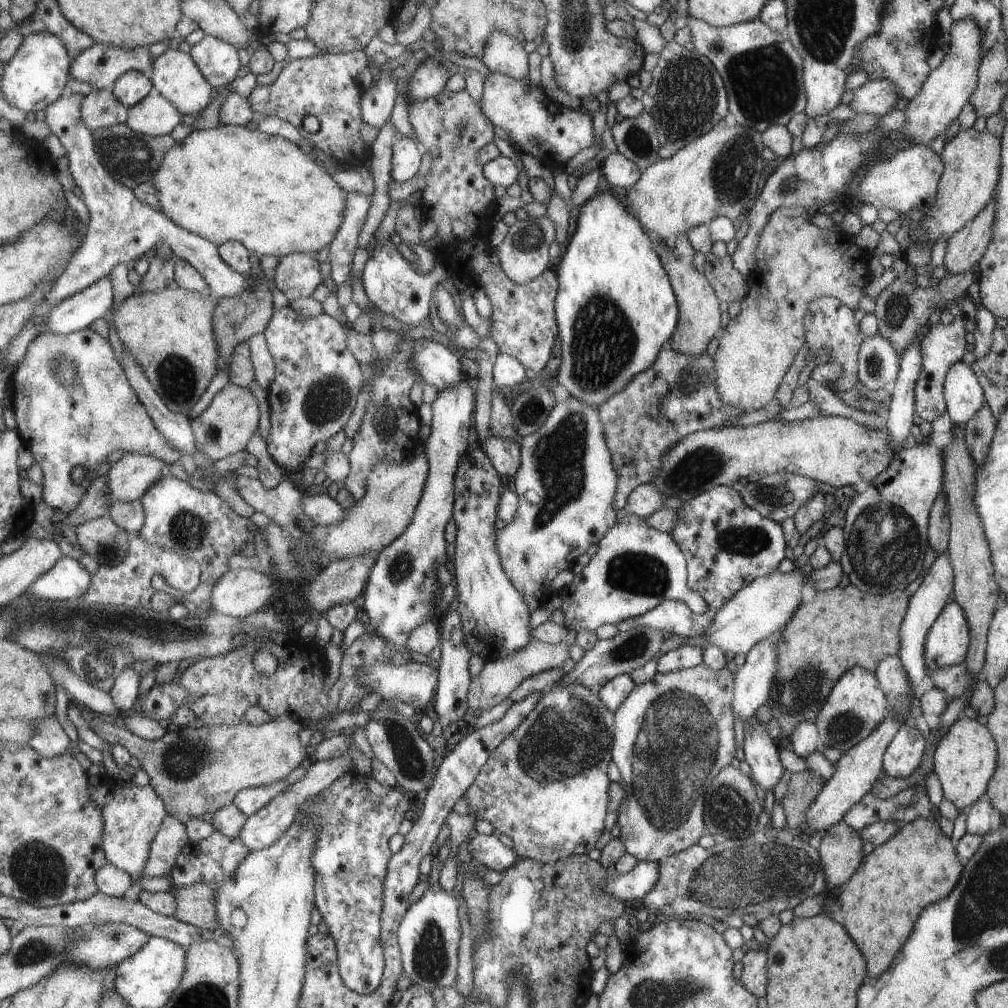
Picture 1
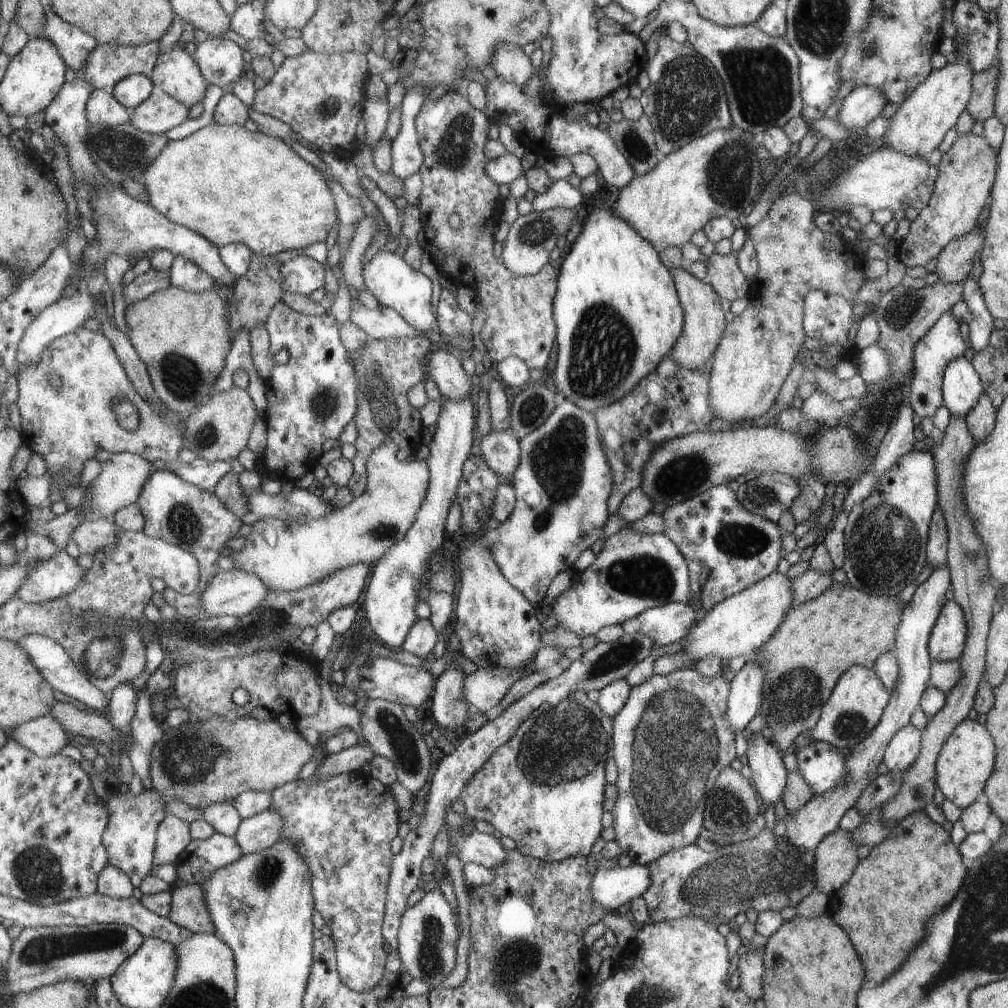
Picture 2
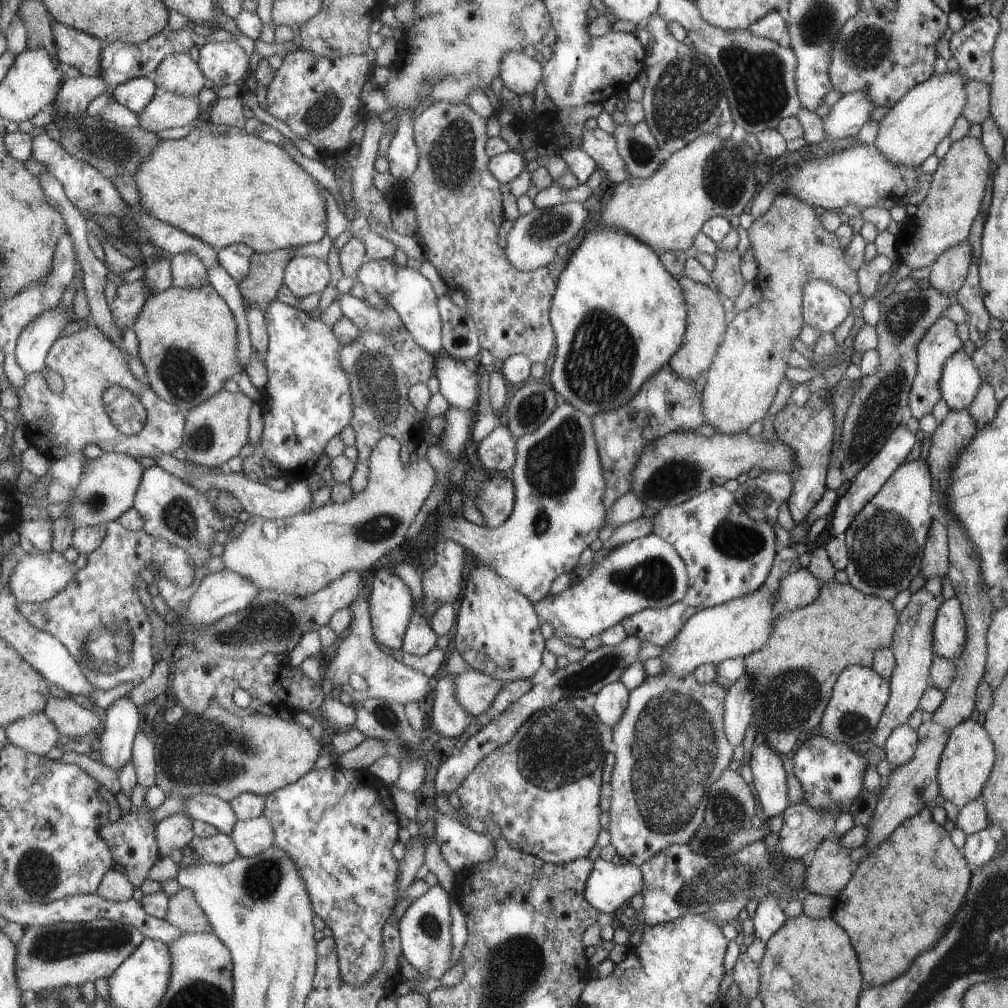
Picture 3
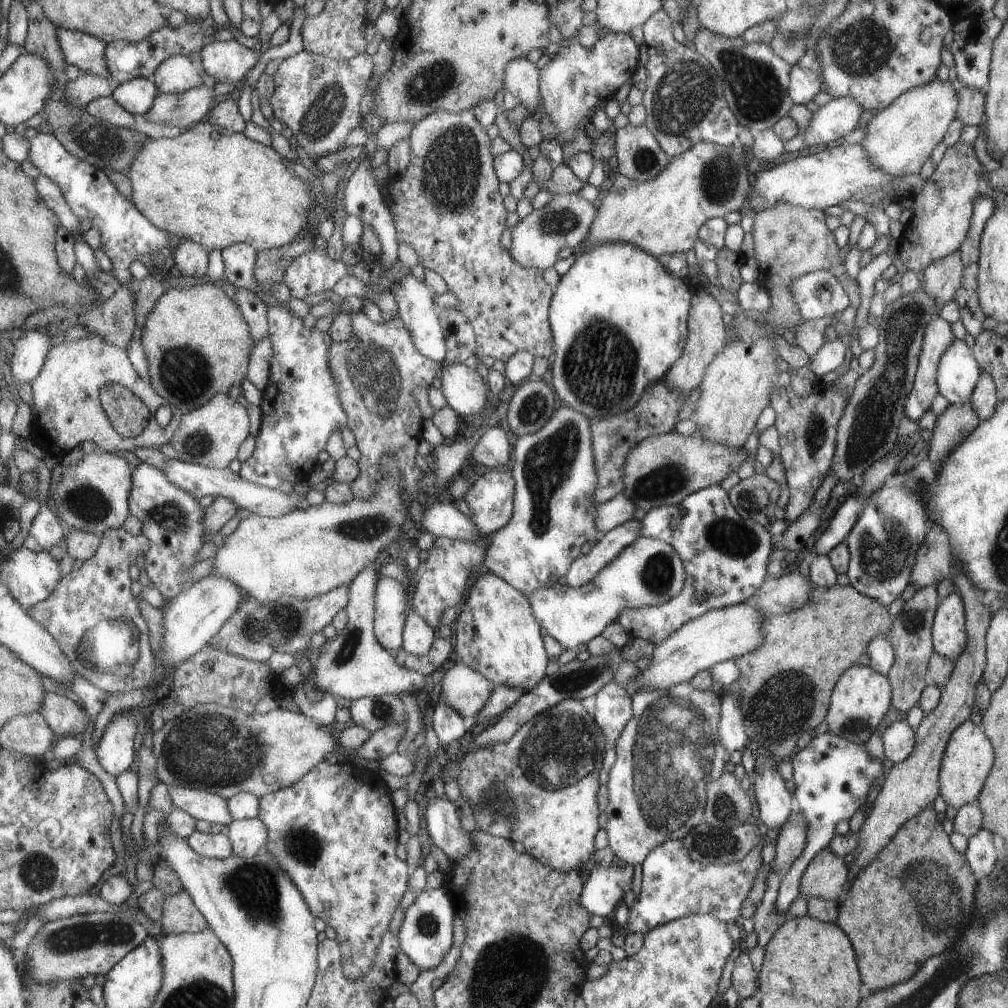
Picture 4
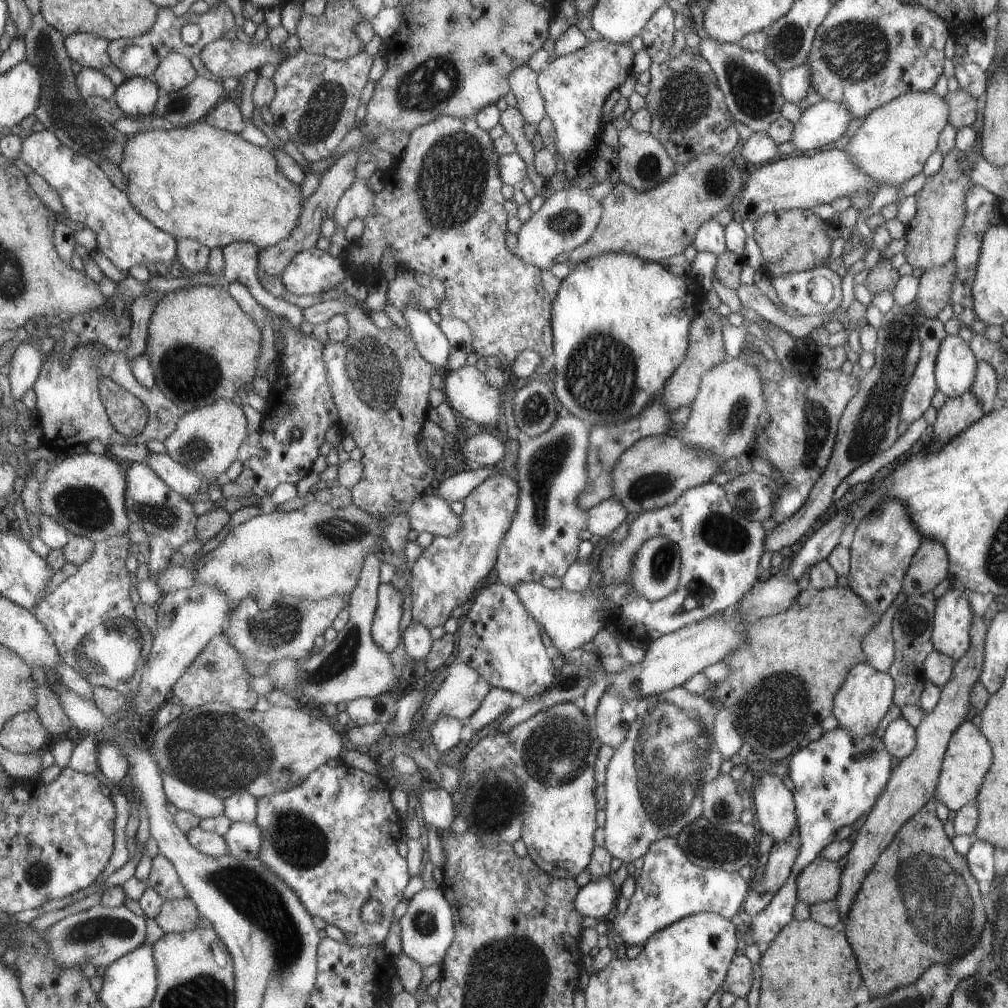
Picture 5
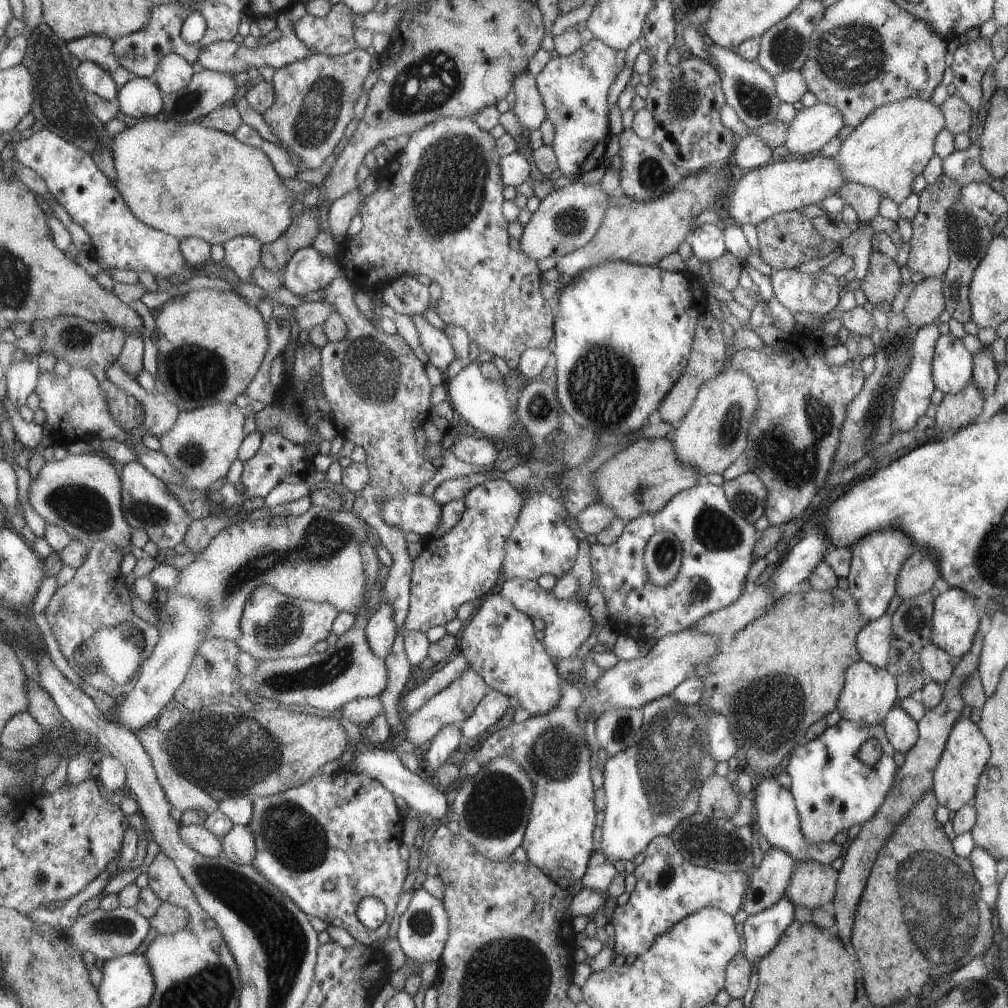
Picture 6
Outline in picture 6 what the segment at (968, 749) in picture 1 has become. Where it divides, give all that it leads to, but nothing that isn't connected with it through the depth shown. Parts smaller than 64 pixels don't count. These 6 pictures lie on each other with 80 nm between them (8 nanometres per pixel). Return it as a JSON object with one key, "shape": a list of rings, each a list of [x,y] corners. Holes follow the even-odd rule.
{"shape":[[[960,717],[952,726],[947,744],[932,772],[932,791],[936,794],[937,802],[951,812],[955,812],[960,806],[969,803],[969,800],[975,796],[980,774],[984,772],[988,758],[991,756],[988,739],[979,732],[979,729],[971,720],[963,720]]]}

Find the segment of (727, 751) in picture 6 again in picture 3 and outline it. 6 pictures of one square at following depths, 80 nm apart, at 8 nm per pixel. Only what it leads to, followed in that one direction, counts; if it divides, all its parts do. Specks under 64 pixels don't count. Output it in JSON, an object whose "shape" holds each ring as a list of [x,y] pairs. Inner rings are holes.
{"shape":[[[743,673],[729,685],[724,701],[723,731],[729,744],[737,746],[752,719],[754,692],[752,680],[747,673]]]}

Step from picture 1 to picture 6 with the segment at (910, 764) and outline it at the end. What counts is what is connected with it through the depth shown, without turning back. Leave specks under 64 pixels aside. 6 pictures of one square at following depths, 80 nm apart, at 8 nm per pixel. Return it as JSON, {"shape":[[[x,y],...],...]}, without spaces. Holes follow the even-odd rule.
{"shape":[[[899,706],[889,709],[882,723],[886,739],[897,752],[905,754],[916,744],[916,738],[919,736],[916,722],[911,720]]]}

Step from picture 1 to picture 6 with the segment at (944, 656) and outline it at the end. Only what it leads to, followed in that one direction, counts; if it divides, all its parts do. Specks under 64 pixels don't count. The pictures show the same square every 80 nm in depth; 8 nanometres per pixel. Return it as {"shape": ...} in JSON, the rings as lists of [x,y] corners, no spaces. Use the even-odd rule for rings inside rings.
{"shape":[[[949,587],[932,604],[931,642],[958,660],[971,648],[977,622],[973,598],[960,588]]]}

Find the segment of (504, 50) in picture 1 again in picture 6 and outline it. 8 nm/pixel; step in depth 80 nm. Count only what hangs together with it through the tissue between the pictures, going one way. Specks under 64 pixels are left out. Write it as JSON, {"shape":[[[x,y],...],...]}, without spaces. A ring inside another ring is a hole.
{"shape":[[[532,71],[521,73],[512,82],[515,97],[511,112],[517,117],[523,130],[538,128],[545,114],[543,99],[536,87],[536,77]]]}

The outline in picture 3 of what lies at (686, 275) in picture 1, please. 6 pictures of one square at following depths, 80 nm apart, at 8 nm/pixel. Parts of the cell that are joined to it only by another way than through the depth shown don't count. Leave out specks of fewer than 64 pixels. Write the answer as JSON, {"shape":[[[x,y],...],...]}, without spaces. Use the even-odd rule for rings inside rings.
{"shape":[[[682,274],[677,278],[681,290],[684,292],[684,302],[687,304],[687,324],[685,325],[683,340],[676,354],[667,362],[671,370],[681,378],[693,382],[702,370],[711,364],[711,356],[715,356],[715,348],[719,348],[724,340],[725,320],[723,320],[723,306],[713,292],[712,286],[698,283]]]}

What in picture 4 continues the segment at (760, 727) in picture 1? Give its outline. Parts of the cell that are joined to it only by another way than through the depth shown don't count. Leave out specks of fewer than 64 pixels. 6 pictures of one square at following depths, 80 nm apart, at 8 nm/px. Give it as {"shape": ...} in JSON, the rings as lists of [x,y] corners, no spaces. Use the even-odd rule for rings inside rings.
{"shape":[[[757,756],[754,761],[755,778],[751,782],[750,791],[757,798],[757,815],[755,817],[765,824],[766,828],[781,828],[791,810],[794,809],[793,796],[790,796],[785,788],[783,778],[779,776],[779,772],[775,770],[775,764],[769,760],[771,756]]]}

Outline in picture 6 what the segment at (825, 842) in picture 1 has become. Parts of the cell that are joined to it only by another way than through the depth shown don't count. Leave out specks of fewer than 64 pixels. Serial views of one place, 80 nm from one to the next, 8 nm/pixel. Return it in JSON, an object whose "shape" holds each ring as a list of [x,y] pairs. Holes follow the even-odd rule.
{"shape":[[[796,861],[791,880],[784,890],[794,906],[830,906],[836,894],[838,871],[831,865],[820,865],[815,861]]]}

